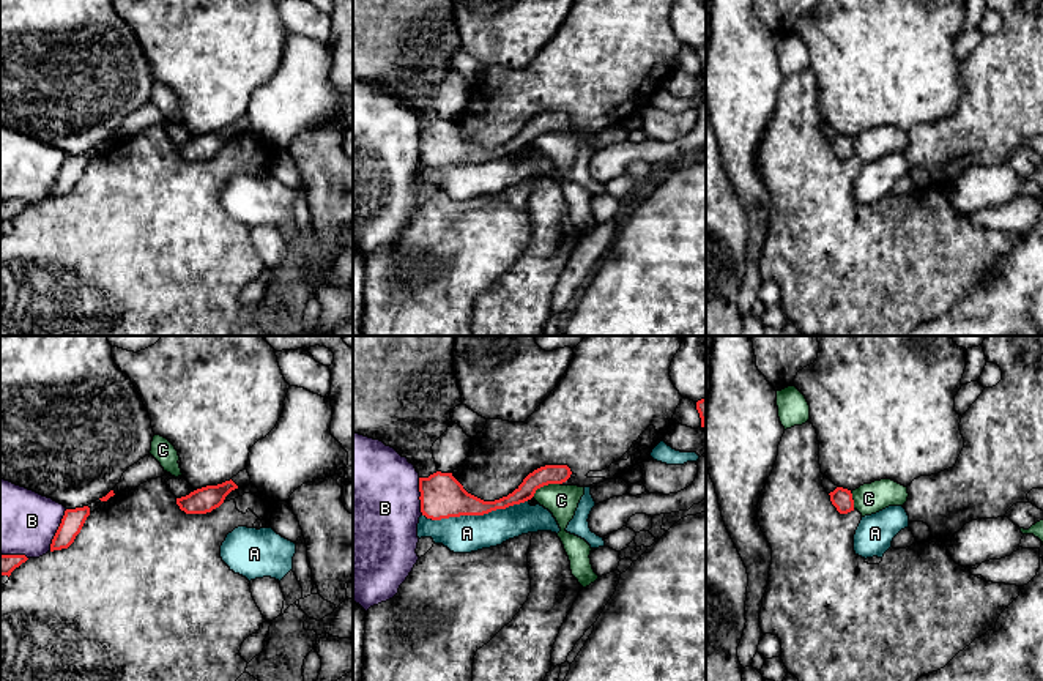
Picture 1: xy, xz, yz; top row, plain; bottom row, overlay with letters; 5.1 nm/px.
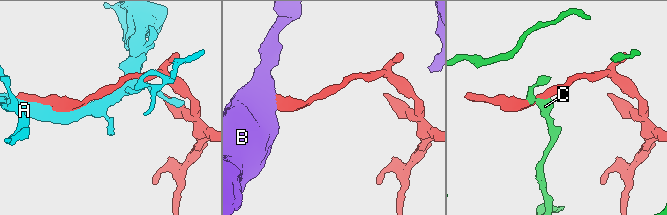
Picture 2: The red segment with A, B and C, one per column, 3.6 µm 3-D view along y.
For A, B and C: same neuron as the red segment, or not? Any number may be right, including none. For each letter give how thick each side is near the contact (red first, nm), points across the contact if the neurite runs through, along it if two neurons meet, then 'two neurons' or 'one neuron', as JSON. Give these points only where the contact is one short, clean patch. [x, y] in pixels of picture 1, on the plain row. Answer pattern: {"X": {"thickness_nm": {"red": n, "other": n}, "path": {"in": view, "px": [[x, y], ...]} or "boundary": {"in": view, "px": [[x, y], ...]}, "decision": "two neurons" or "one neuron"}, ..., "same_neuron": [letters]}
{"A": {"thickness_nm": {"red": 220, "other": 190}, "decision": "two neurons"}, "B": {"thickness_nm": {"red": 120, "other": 360}, "decision": "two neurons"}, "C": {"thickness_nm": {"red": 100, "other": 160}, "boundary": {"in": "xz", "px": [[560, 130], [541, 133], [531, 144]]}, "decision": "two neurons"}, "same_neuron": []}

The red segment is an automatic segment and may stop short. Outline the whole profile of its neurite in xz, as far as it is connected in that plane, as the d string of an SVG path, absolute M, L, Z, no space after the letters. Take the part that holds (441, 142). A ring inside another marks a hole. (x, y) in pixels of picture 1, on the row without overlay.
M545 112L529 120L507 143L484 148L468 140L452 120L436 118L429 125L419 125L421 159L432 167L484 162L496 156L525 150L534 143L537 136L548 131L562 131L570 121L572 118L567 112Z

